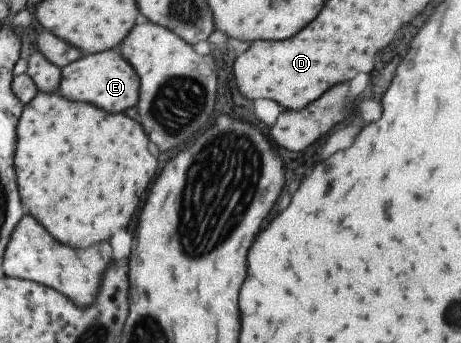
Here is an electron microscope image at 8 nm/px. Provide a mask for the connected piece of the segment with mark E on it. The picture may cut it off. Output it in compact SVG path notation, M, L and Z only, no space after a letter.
M110 48L98 53L82 54L79 60L65 65L60 72L57 90L60 97L65 100L86 102L104 112L122 112L136 104L136 94L140 84L138 79L132 66L118 50Z

